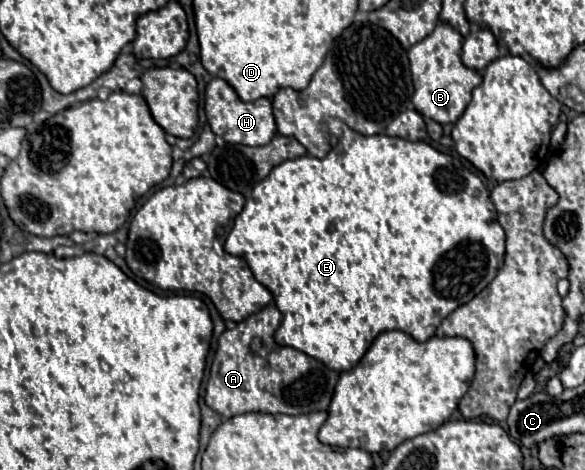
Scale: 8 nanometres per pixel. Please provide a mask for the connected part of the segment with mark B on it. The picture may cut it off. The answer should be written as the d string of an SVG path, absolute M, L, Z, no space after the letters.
M438 22L430 36L426 36L422 42L414 44L408 50L410 70L416 88L412 104L418 112L422 112L424 118L432 118L438 124L454 124L470 102L472 90L482 82L482 76L476 70L462 64L462 42L464 36L456 28L452 28L448 22Z

